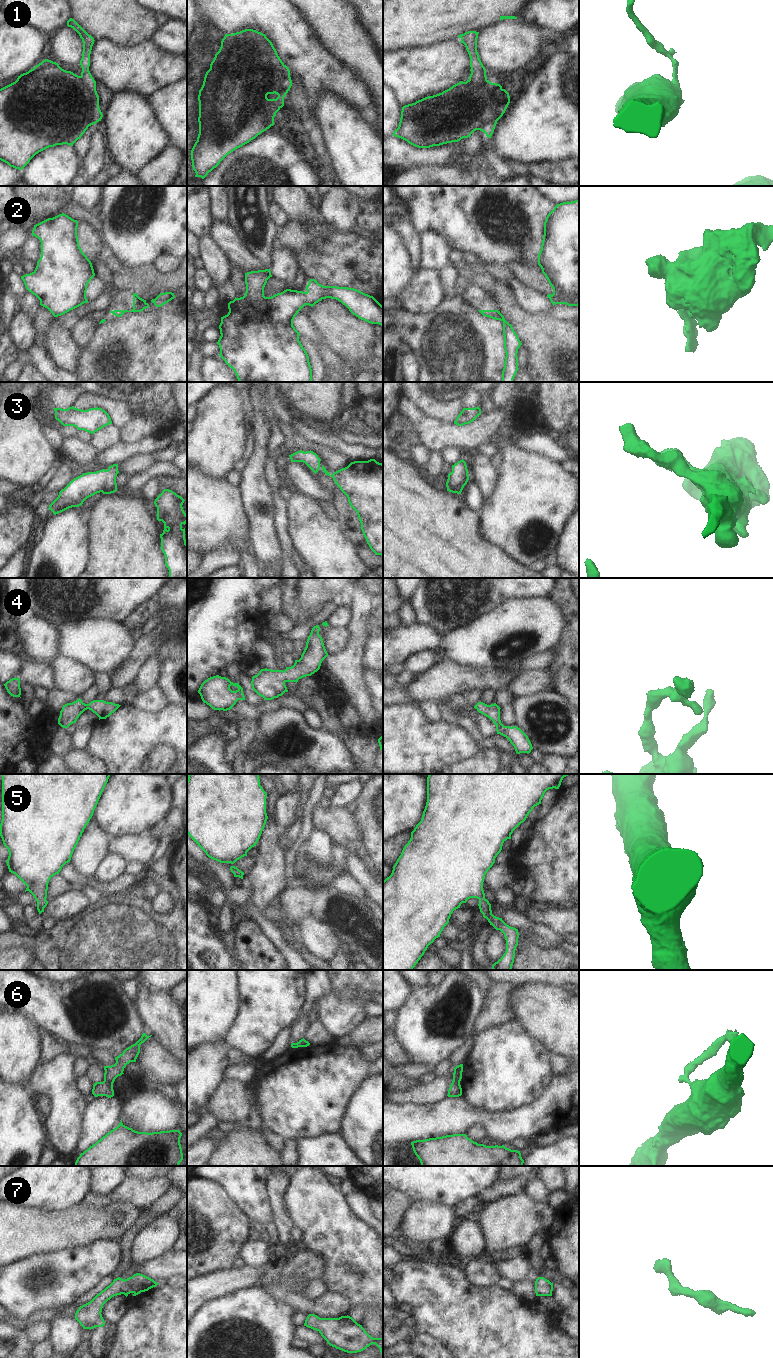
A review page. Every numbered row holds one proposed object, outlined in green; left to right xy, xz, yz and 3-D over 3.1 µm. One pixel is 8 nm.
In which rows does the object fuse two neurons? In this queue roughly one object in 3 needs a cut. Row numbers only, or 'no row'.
1, 6.

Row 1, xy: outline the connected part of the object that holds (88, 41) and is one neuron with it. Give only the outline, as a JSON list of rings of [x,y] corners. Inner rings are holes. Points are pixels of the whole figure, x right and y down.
[[[70,18],[67,21],[67,26],[73,28],[79,34],[83,42],[83,52],[82,58],[80,60],[80,65],[82,68],[80,76],[81,80],[91,92],[97,93],[96,81],[94,80],[89,71],[90,54],[95,40],[74,19]]]

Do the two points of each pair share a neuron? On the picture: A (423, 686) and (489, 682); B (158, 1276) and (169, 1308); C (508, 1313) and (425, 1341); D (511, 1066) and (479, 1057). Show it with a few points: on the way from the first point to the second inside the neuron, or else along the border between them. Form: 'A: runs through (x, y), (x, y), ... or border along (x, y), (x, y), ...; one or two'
A: runs through (439, 681), (473, 681); one
B: border along (163, 1281), (159, 1283); two
C: border along (418, 1331), (436, 1337), (446, 1347); two
D: runs through (503, 1066), (497, 1066), (487, 1061); one

